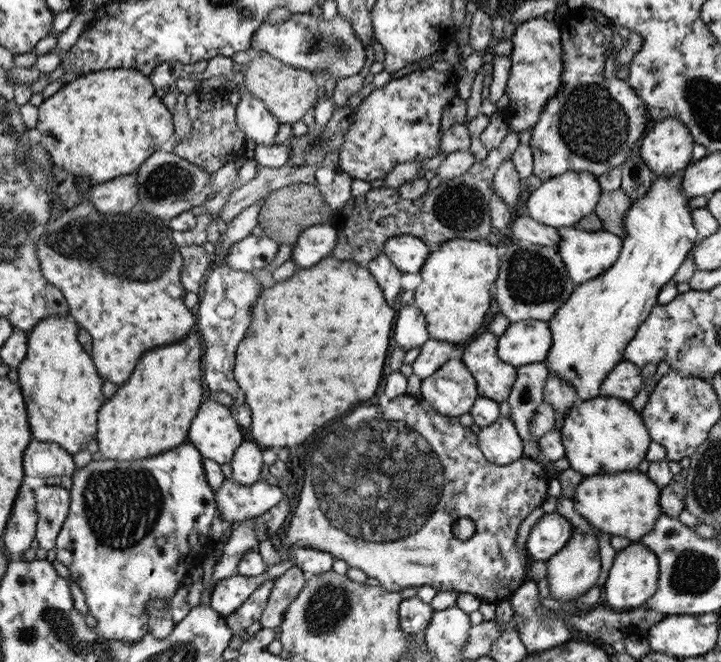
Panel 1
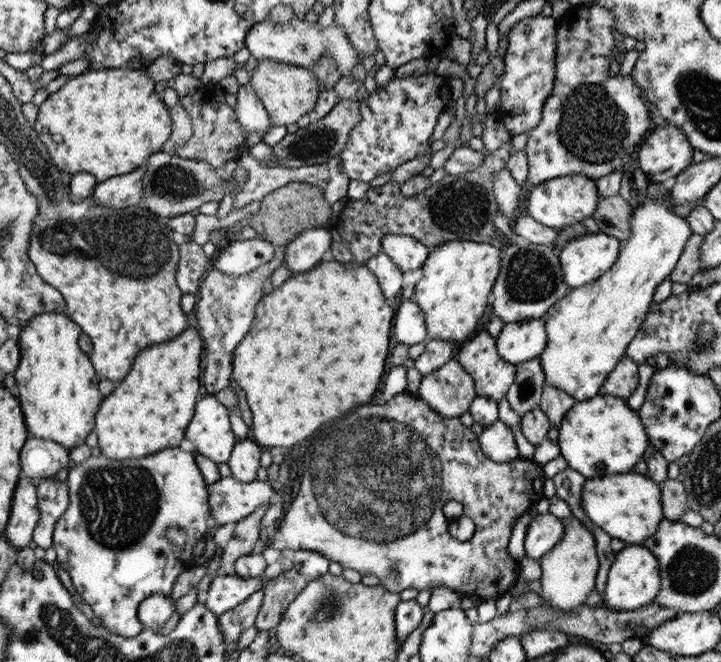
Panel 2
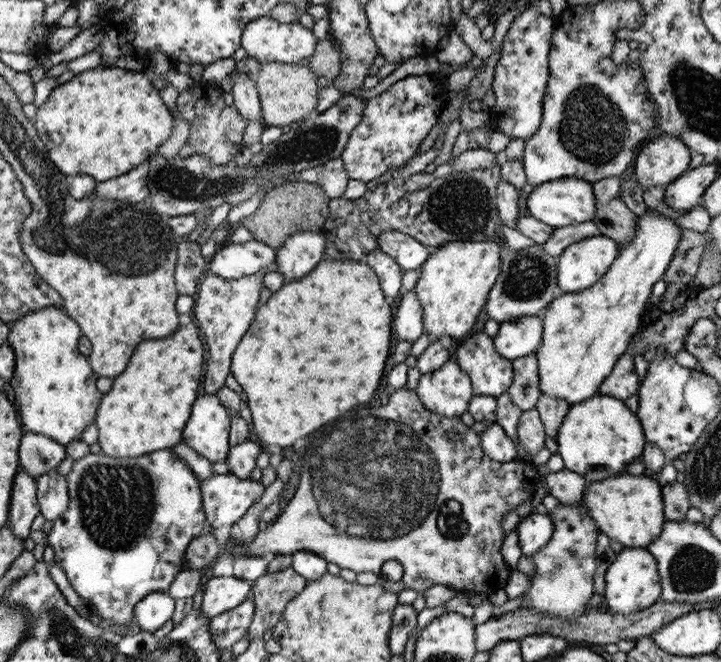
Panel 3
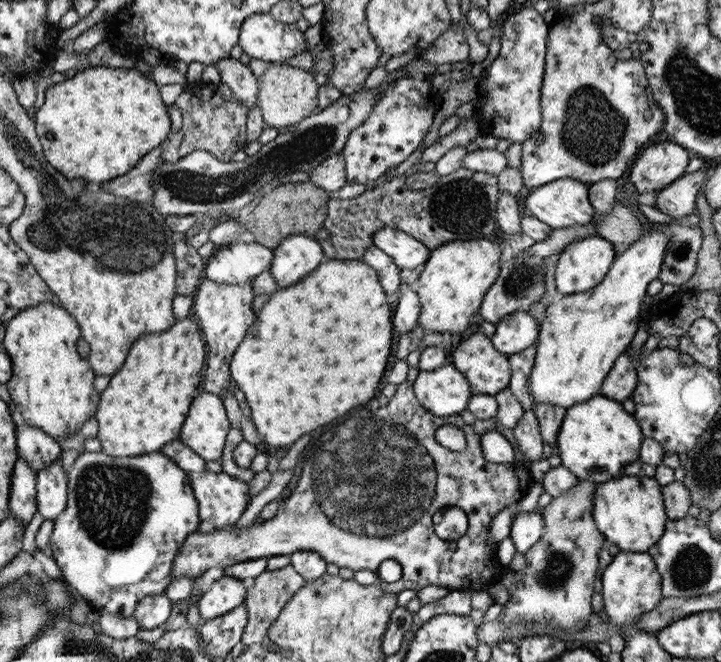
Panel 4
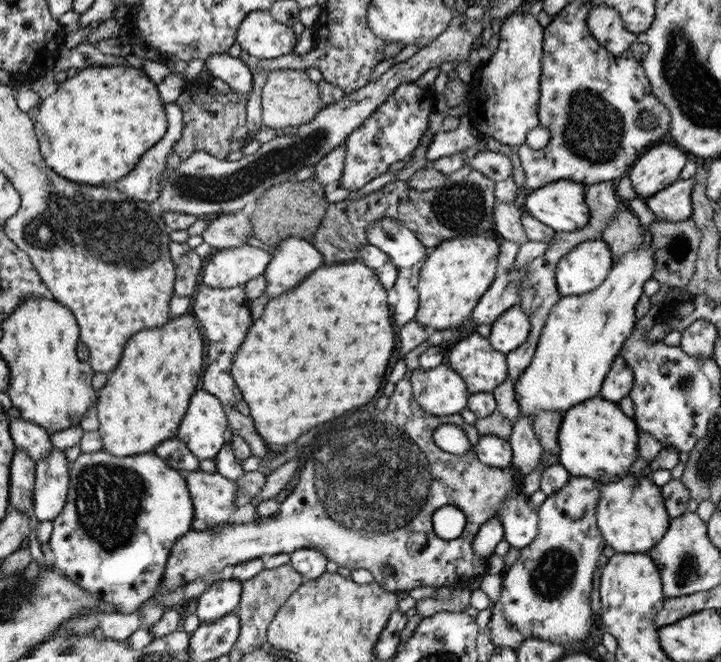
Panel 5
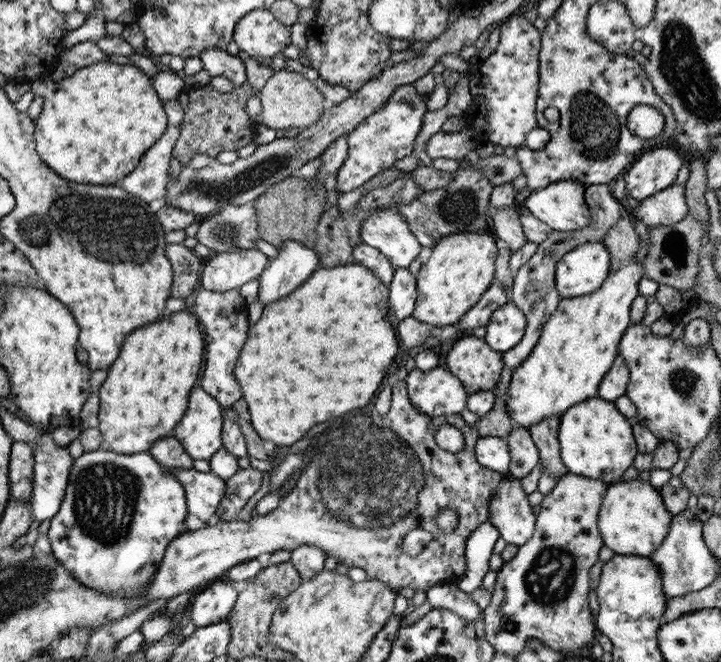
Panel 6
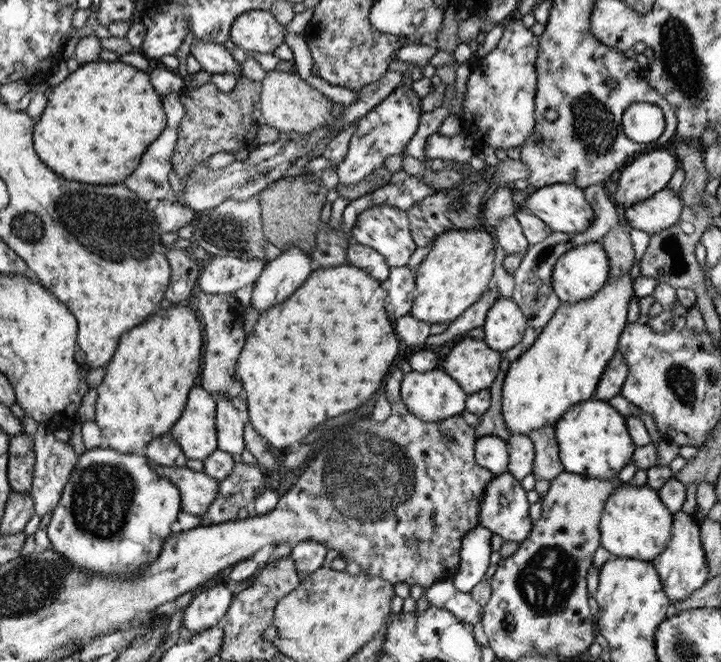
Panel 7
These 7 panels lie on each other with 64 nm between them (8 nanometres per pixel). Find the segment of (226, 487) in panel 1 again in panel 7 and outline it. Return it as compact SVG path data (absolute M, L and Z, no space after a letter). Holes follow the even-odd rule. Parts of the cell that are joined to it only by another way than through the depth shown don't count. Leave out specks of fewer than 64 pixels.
M150 461L150 463L152 463L153 468L156 468L156 471L160 473L162 477L165 477L166 480L172 481L180 489L183 505L183 518L180 520L180 523L186 529L198 527L203 514L208 510L209 504L212 504L214 497L217 497L216 493L219 491L219 481L202 471L194 471L187 466L171 467L159 465L152 461Z

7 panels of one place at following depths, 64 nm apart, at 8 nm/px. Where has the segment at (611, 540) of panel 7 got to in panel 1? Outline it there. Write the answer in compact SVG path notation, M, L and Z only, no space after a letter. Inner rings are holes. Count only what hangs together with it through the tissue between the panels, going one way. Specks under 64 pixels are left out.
M639 470L614 474L603 473L584 478L572 498L574 508L585 520L611 536L624 536L632 543L640 542L656 524L661 515L661 488Z

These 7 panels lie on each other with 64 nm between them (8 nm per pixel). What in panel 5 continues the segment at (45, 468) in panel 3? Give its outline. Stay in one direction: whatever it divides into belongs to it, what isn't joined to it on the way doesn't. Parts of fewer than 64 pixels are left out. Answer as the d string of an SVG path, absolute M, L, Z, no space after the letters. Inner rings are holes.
M9 417L9 424L16 448L24 449L36 463L54 449L44 427L14 417Z

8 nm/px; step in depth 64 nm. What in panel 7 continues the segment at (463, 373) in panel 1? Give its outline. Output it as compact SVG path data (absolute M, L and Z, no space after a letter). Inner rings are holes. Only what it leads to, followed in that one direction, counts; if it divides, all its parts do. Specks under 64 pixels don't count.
M434 369L426 372L410 371L400 381L400 395L406 408L424 422L436 422L460 415L465 410L467 394L445 370Z

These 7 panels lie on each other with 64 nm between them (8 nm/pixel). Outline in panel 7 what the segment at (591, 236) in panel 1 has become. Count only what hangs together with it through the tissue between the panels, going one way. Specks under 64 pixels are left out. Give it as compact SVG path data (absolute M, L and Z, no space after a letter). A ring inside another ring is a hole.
M590 242L576 246L560 256L552 271L552 286L562 303L574 304L594 296L609 282L609 259L602 242Z

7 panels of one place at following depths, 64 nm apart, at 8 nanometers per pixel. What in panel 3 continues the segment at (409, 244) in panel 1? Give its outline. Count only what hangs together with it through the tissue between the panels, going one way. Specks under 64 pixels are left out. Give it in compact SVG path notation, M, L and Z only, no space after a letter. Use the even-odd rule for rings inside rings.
M400 231L381 232L377 244L402 270L421 268L432 253L430 248Z

